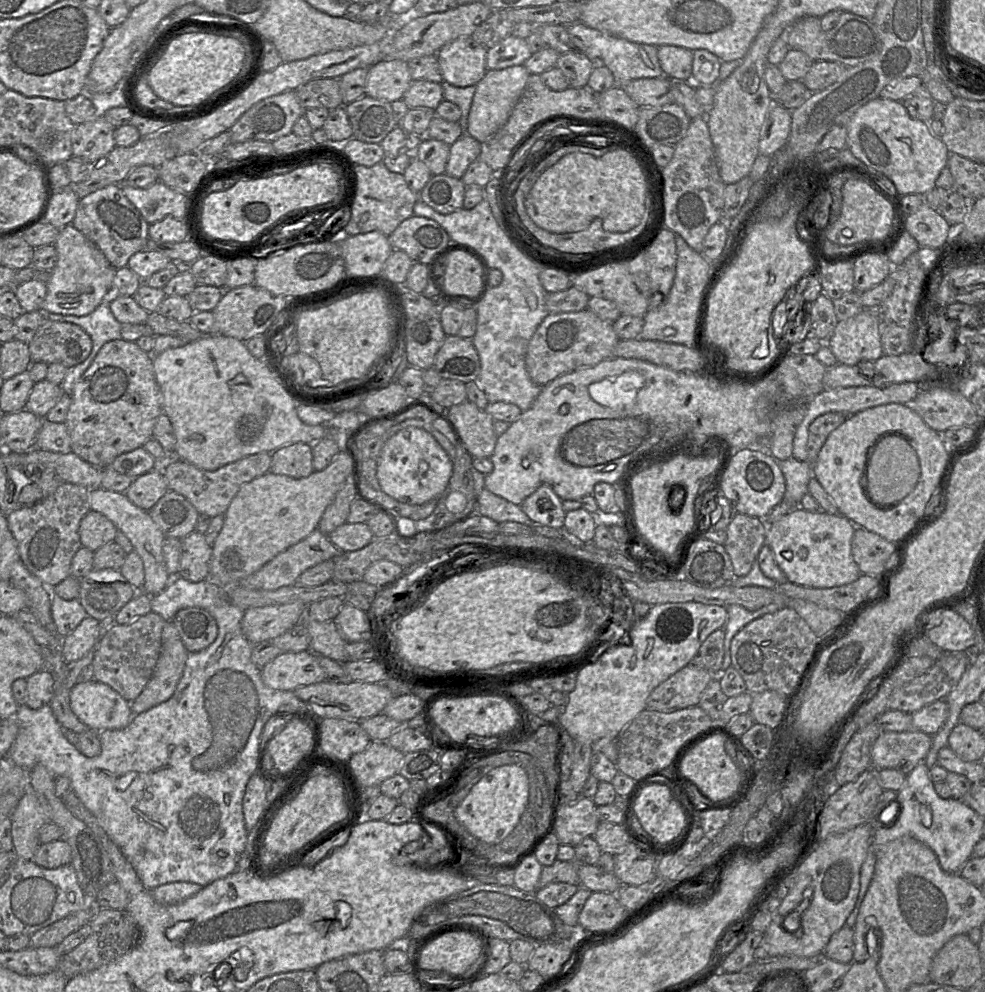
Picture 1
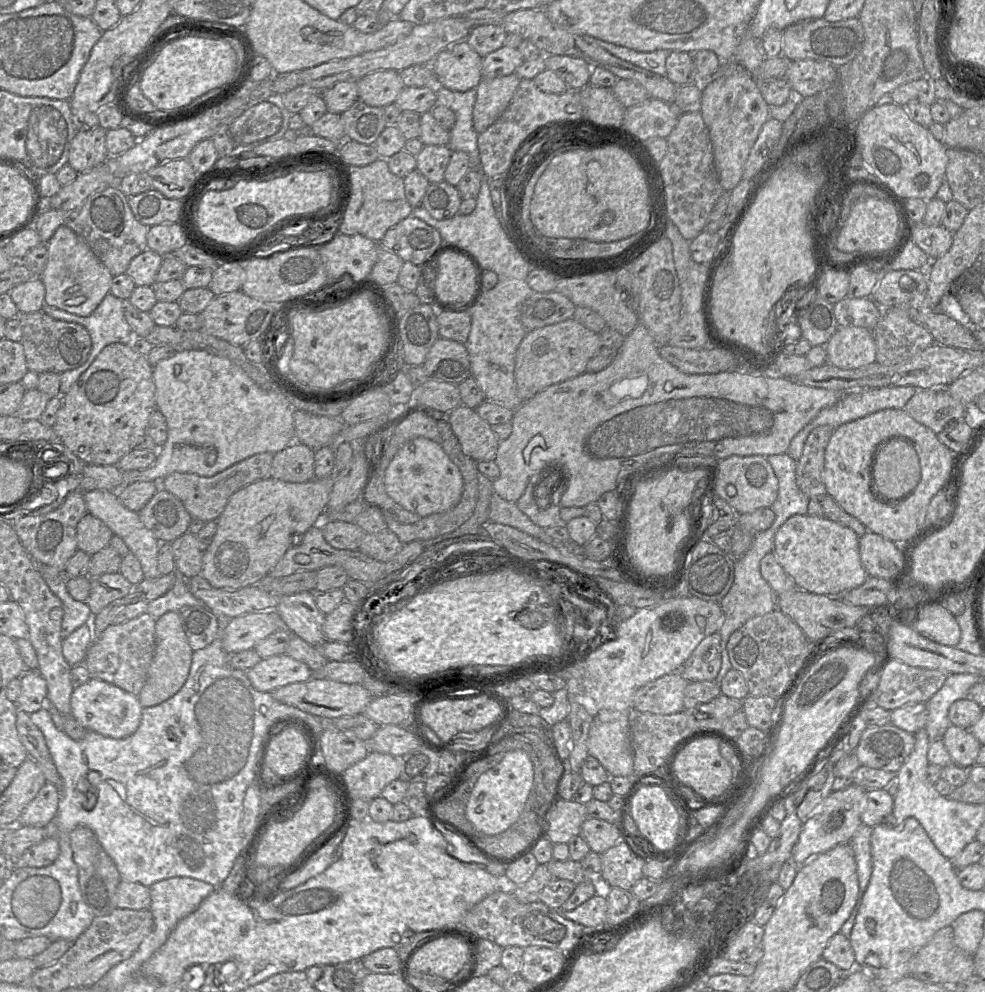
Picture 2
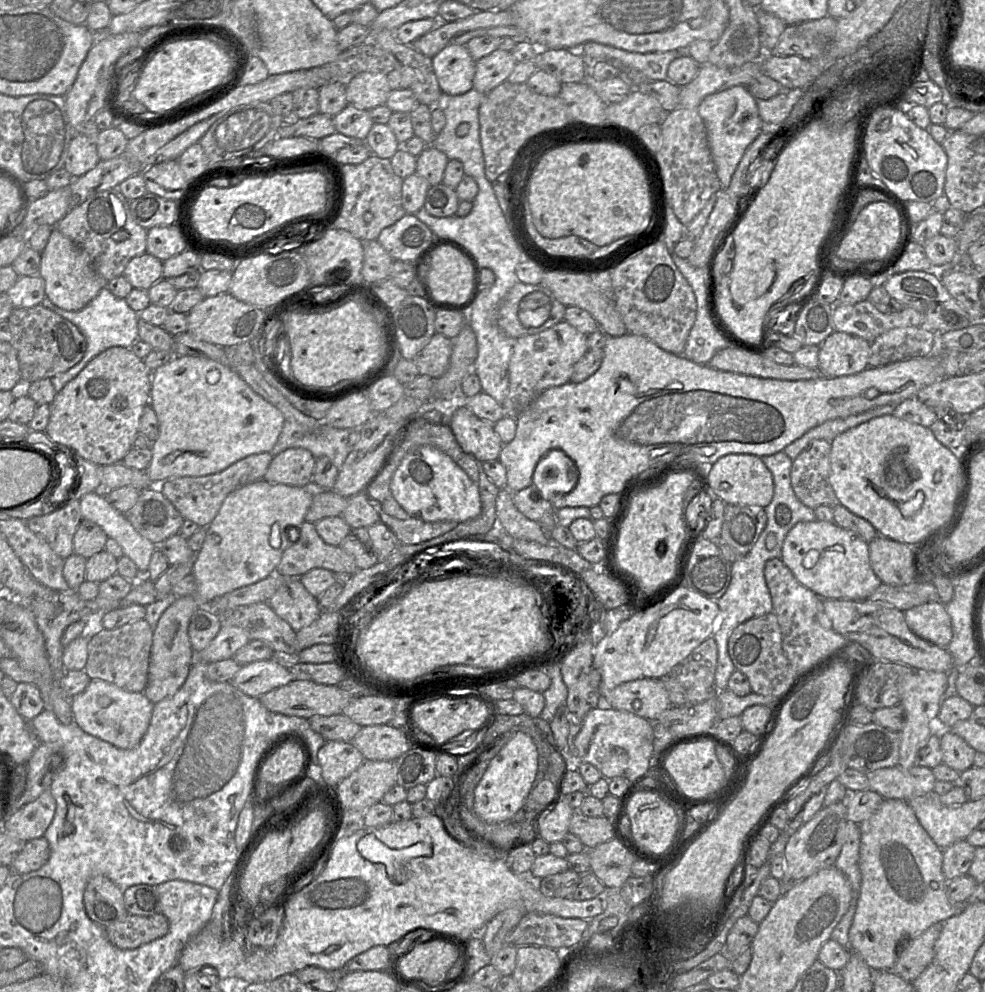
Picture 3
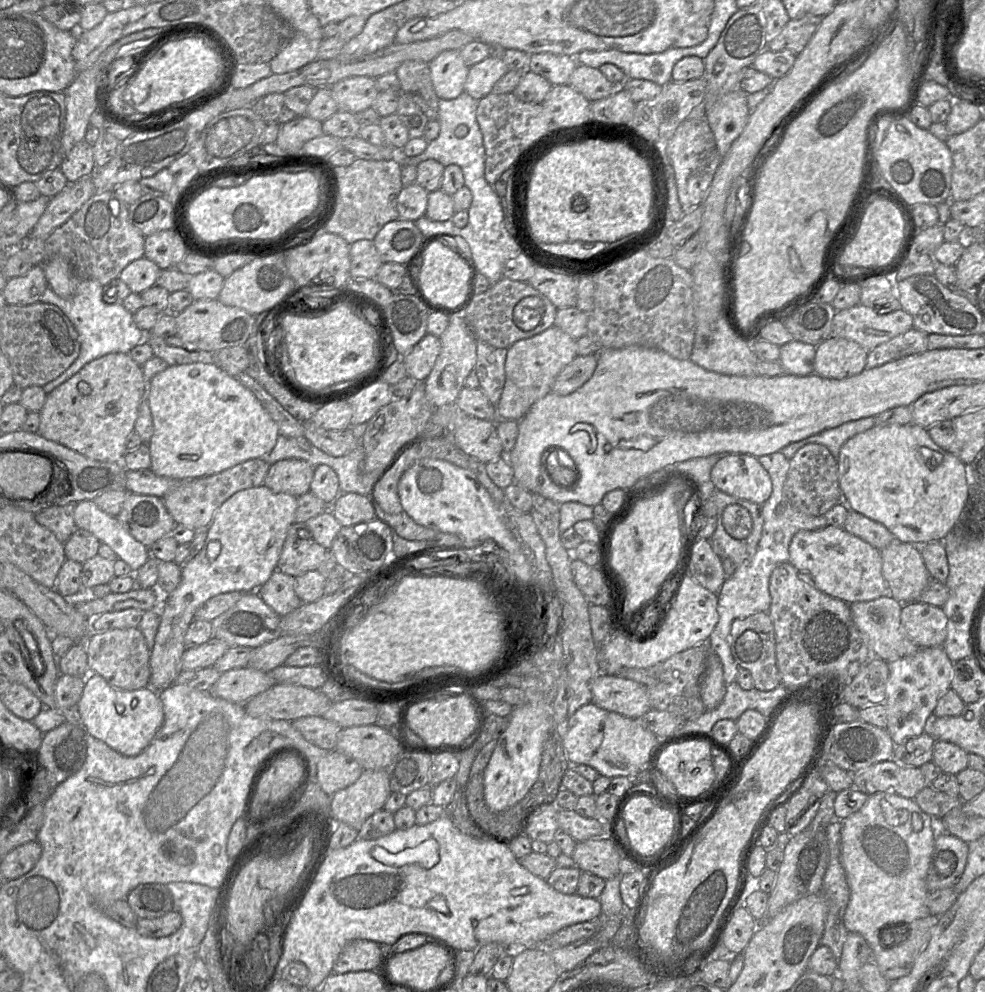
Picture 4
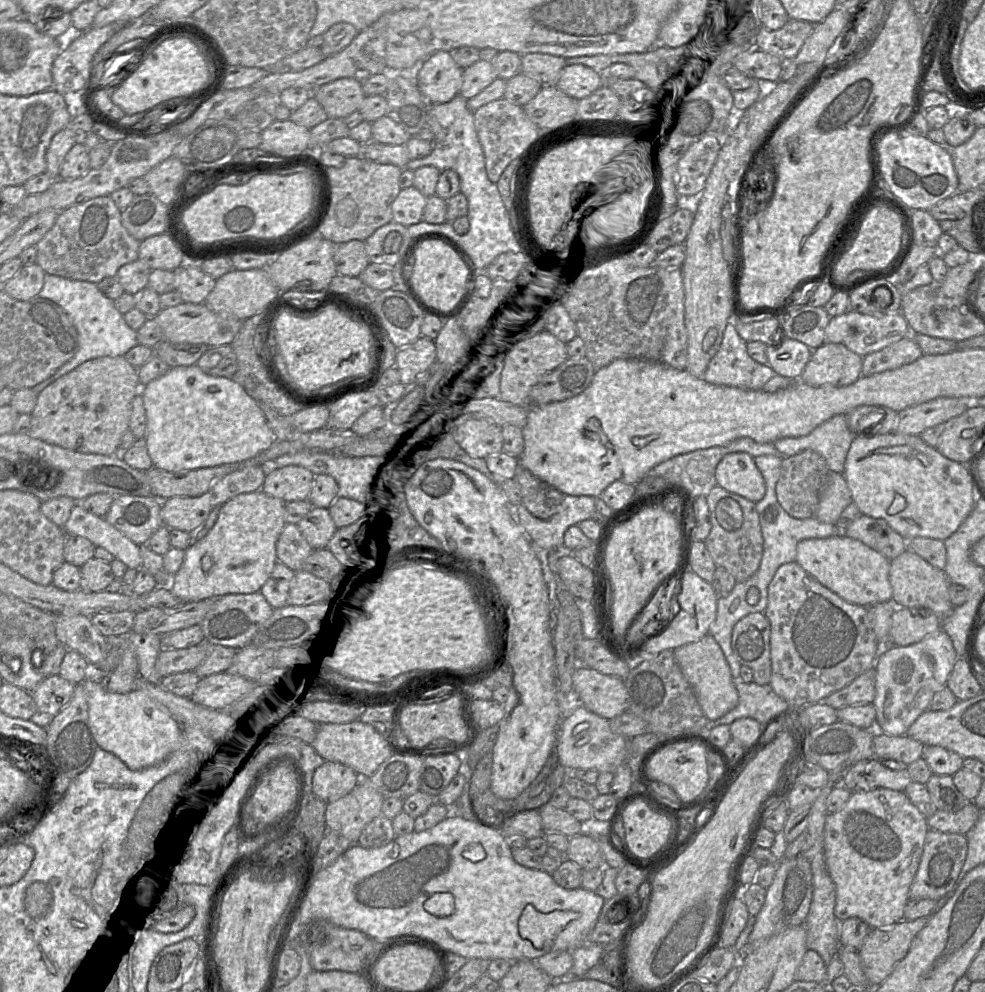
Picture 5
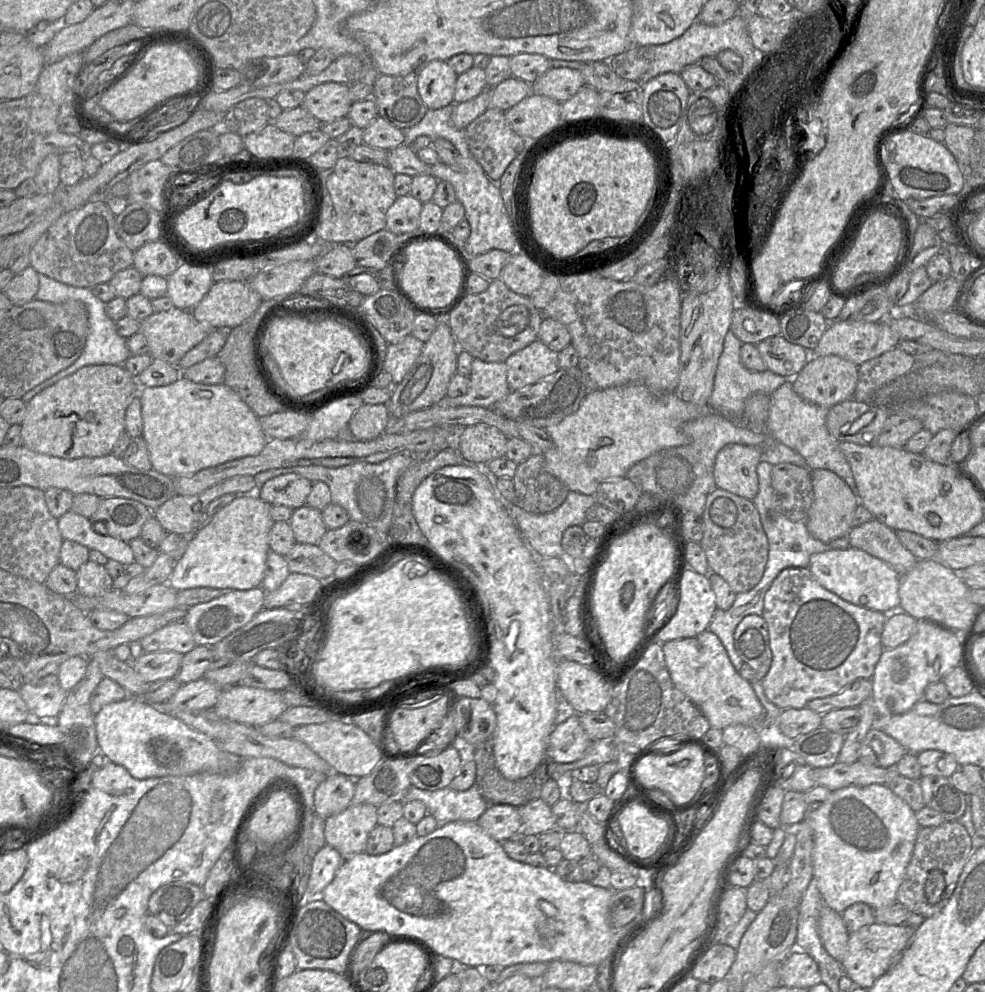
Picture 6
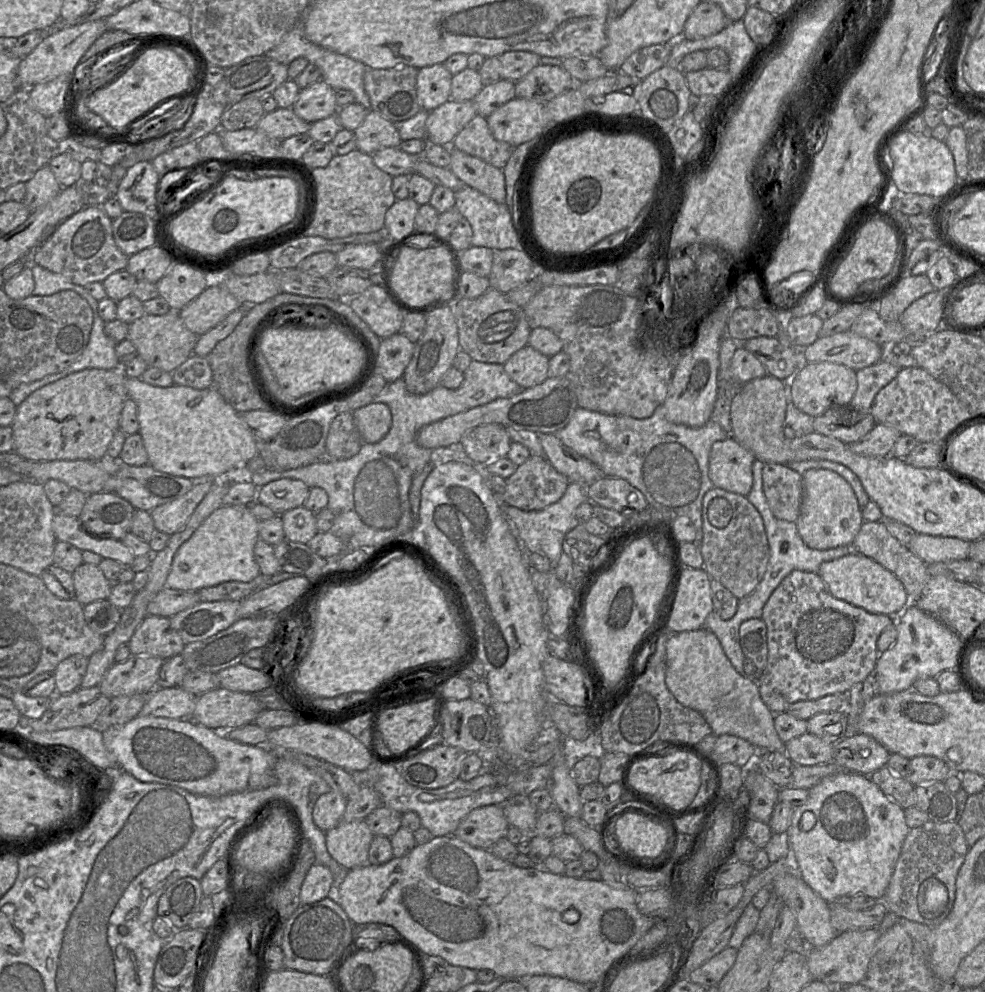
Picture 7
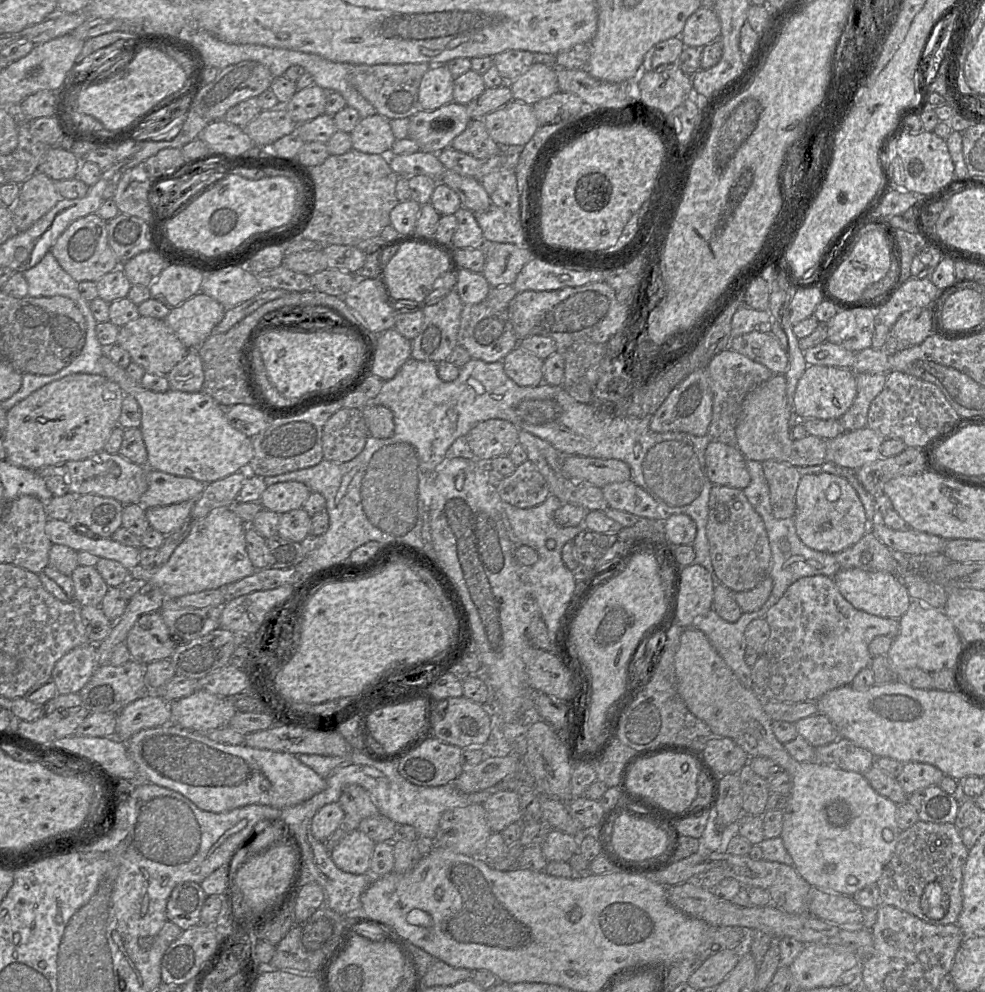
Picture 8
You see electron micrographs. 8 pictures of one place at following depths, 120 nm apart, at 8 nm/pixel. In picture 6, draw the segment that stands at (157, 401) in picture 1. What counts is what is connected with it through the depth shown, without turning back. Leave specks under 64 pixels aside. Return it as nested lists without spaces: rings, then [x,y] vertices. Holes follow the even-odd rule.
[[[123,365],[81,367],[26,404],[26,414],[20,424],[22,445],[34,452],[64,459],[111,454],[120,434],[126,431],[126,410],[138,392],[136,378]]]

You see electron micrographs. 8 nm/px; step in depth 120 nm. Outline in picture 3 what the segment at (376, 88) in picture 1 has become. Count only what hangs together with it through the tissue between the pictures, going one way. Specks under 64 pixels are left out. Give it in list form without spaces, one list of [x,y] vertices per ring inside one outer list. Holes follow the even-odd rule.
[[[363,72],[345,81],[348,105],[371,110],[384,105],[391,92],[386,72]]]

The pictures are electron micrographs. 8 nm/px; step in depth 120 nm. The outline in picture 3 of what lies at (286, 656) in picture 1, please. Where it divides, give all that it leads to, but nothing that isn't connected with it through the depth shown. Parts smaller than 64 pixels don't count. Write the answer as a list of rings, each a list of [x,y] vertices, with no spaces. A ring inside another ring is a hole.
[[[261,660],[241,666],[231,682],[244,694],[259,698],[293,681],[293,675],[281,660]]]

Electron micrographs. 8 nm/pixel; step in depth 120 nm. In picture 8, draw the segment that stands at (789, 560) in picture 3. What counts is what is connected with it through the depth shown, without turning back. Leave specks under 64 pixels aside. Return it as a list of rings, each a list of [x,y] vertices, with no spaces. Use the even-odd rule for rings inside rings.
[[[859,568],[840,569],[832,578],[842,596],[854,608],[878,617],[899,619],[906,613],[912,601],[906,587],[888,572],[873,572]]]

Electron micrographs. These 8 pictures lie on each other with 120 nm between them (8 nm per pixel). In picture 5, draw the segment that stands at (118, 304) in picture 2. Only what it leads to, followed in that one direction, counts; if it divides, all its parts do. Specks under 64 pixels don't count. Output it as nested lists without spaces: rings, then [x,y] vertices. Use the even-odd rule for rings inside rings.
[[[57,275],[44,276],[44,285],[38,294],[41,298],[49,299],[59,305],[70,317],[78,335],[78,350],[76,354],[51,377],[37,384],[32,389],[36,395],[62,376],[74,370],[82,363],[98,357],[124,356],[138,344],[137,331],[129,327],[114,305],[114,300],[105,296],[96,283],[73,280]]]

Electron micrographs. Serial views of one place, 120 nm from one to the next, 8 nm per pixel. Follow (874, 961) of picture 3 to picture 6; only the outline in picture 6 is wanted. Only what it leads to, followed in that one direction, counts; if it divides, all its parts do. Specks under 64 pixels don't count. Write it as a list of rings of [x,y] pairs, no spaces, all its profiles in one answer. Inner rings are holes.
[[[871,784],[863,787],[848,786],[832,791],[829,798],[818,809],[809,812],[806,809],[806,817],[804,819],[808,821],[809,825],[813,829],[813,878],[817,882],[818,889],[826,906],[842,914],[846,908],[857,902],[865,903],[872,909],[880,909],[897,902],[897,892],[903,881],[907,866],[911,860],[917,835],[921,828],[918,824],[915,812],[904,800],[895,795],[886,785]]]

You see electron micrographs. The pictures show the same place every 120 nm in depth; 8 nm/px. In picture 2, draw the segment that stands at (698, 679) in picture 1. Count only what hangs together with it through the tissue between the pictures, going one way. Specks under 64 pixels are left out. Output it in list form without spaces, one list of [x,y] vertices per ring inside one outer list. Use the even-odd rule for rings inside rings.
[[[670,673],[646,684],[634,694],[633,713],[669,715],[684,710],[687,684],[680,673]]]

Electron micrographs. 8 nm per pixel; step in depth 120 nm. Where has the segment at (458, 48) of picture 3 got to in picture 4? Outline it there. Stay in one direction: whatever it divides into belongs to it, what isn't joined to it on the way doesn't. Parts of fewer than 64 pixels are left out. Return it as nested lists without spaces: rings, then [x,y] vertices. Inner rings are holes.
[[[446,50],[429,64],[431,79],[439,99],[452,100],[464,91],[469,67],[460,51]]]

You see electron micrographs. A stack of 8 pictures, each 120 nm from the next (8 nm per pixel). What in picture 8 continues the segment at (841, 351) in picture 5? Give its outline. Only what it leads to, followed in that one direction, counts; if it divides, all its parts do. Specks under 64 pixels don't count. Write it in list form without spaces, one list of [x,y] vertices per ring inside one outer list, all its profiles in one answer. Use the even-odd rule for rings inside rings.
[[[809,365],[797,383],[793,413],[800,419],[840,419],[857,394],[856,374],[848,368]]]

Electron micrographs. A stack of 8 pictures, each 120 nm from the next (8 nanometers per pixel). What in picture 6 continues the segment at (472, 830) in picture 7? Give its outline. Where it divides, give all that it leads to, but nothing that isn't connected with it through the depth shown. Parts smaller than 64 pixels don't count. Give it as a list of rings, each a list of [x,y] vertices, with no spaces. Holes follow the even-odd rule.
[[[489,804],[477,823],[498,842],[509,840],[515,832],[522,829],[518,808],[509,804]]]

